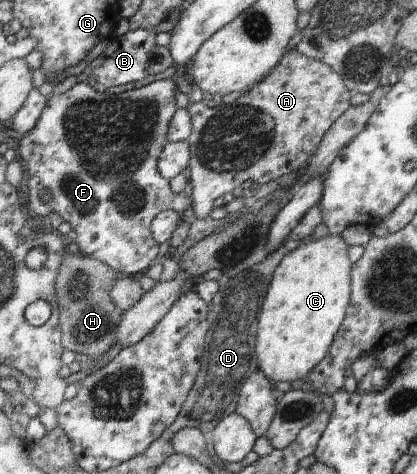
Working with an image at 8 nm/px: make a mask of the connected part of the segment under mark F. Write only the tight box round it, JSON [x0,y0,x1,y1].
[18,72,191,276]

